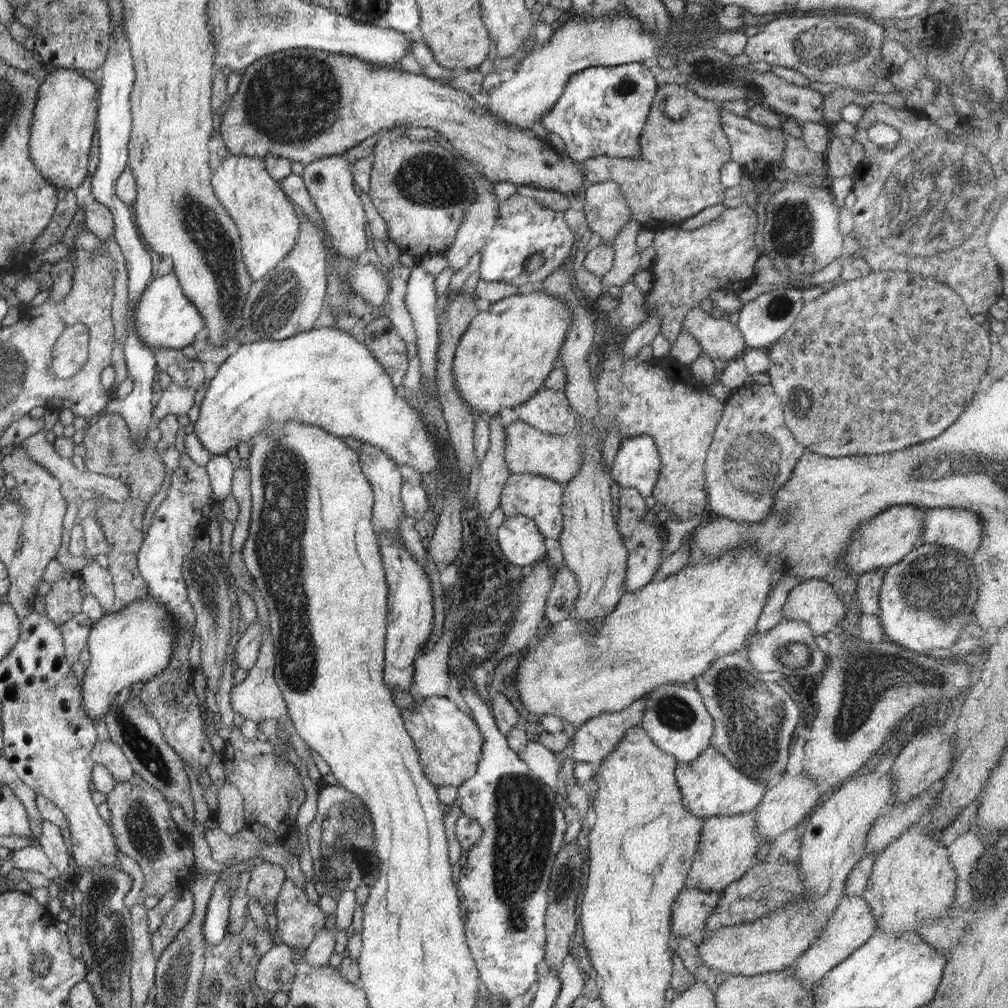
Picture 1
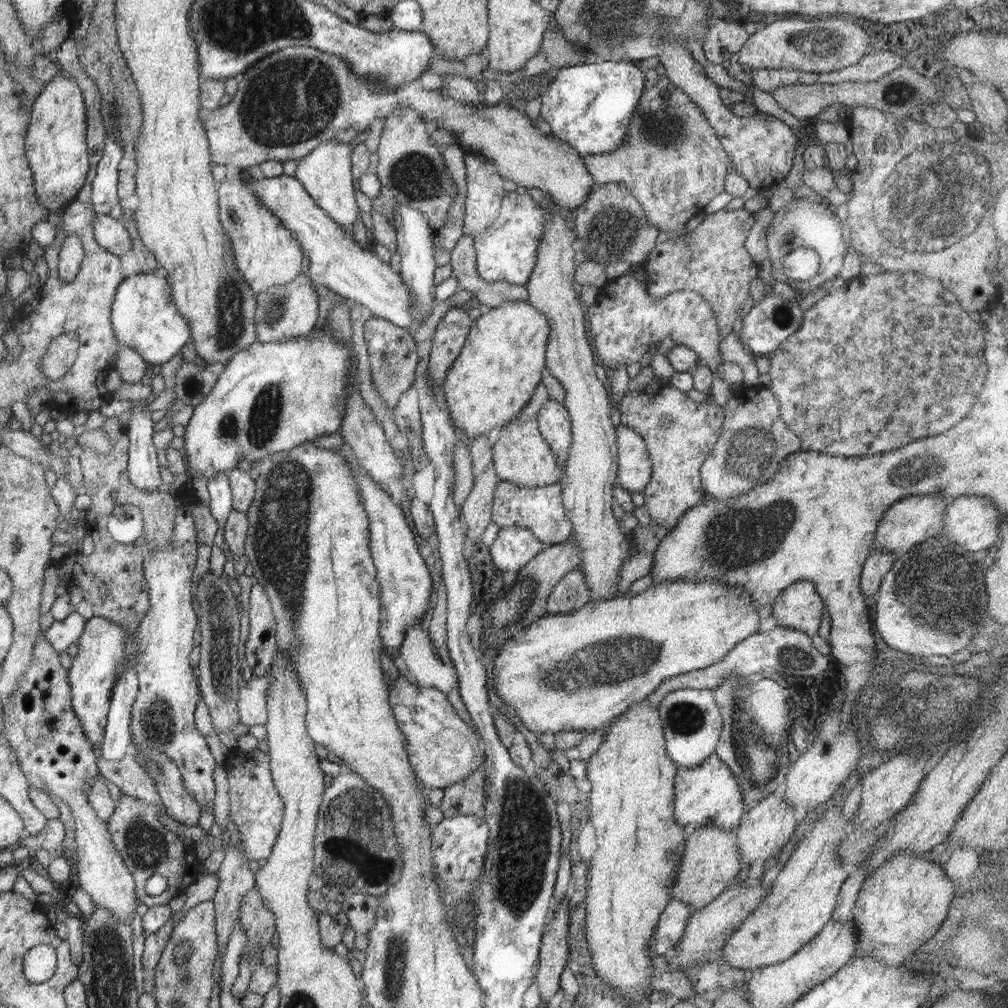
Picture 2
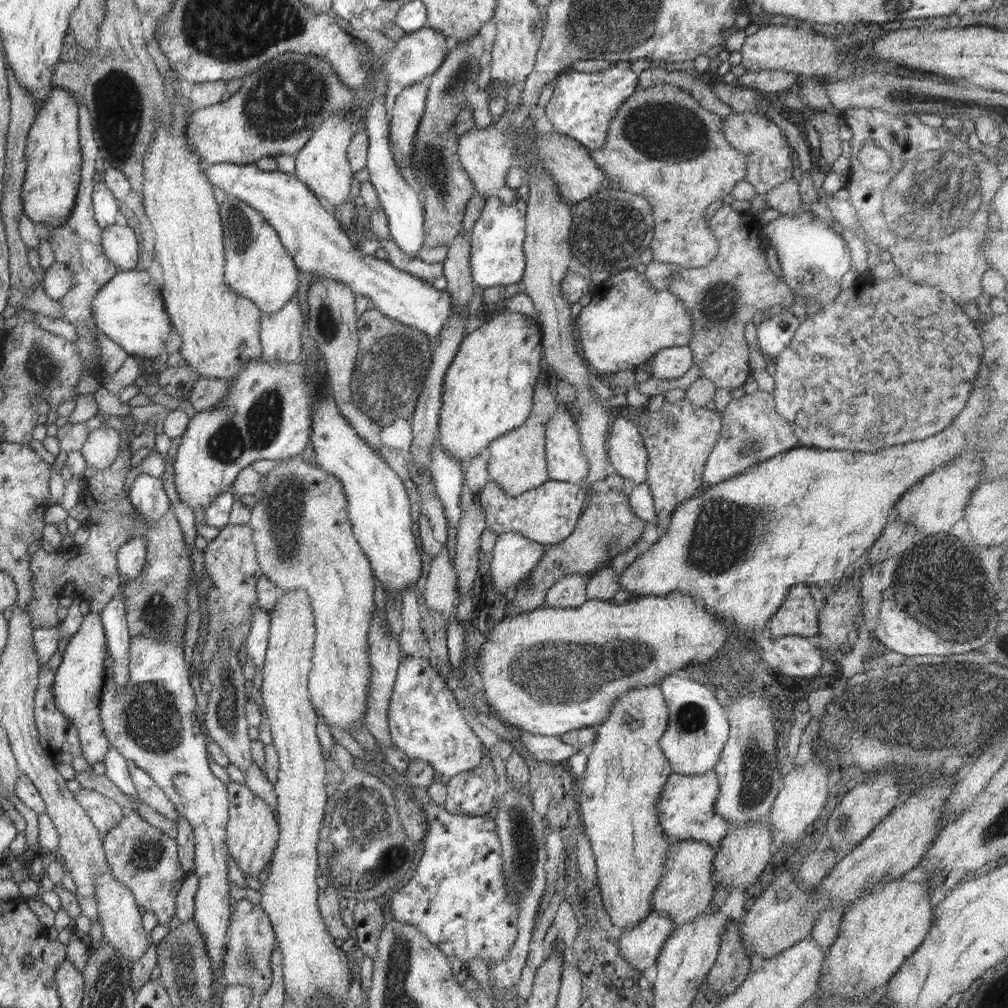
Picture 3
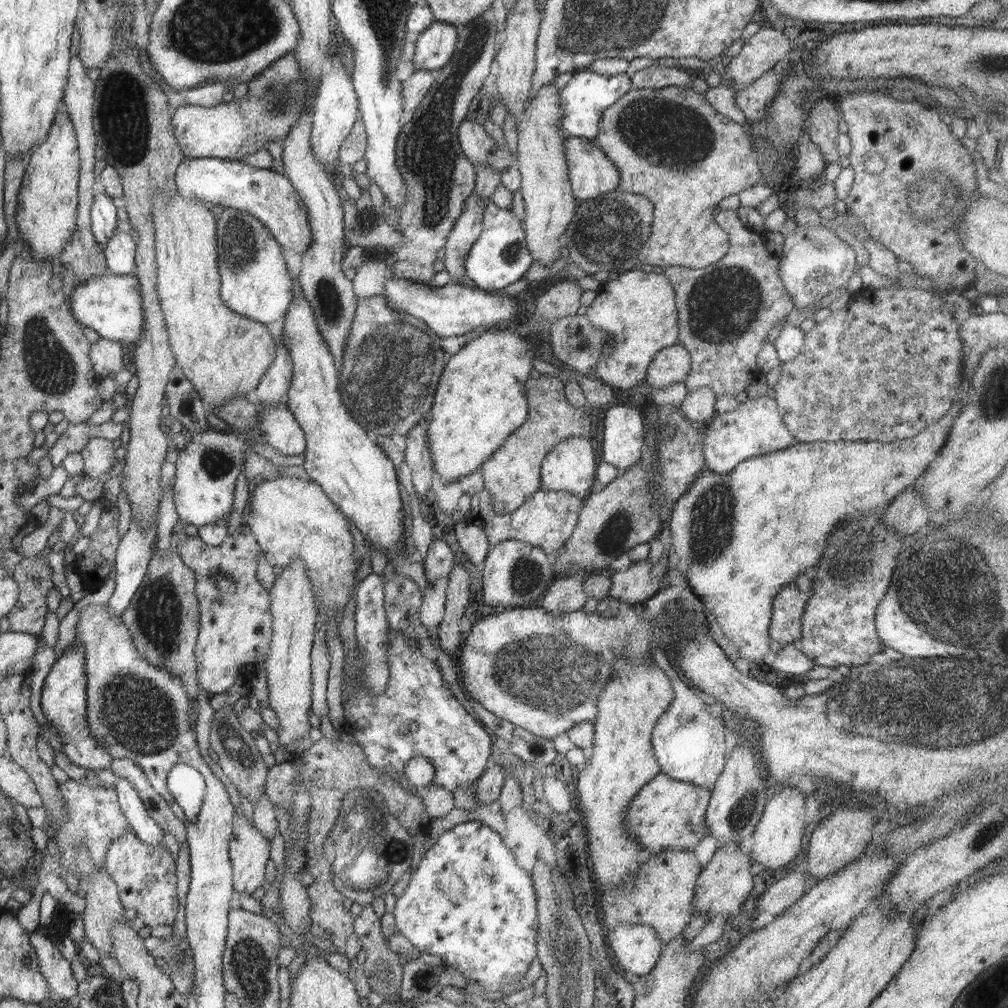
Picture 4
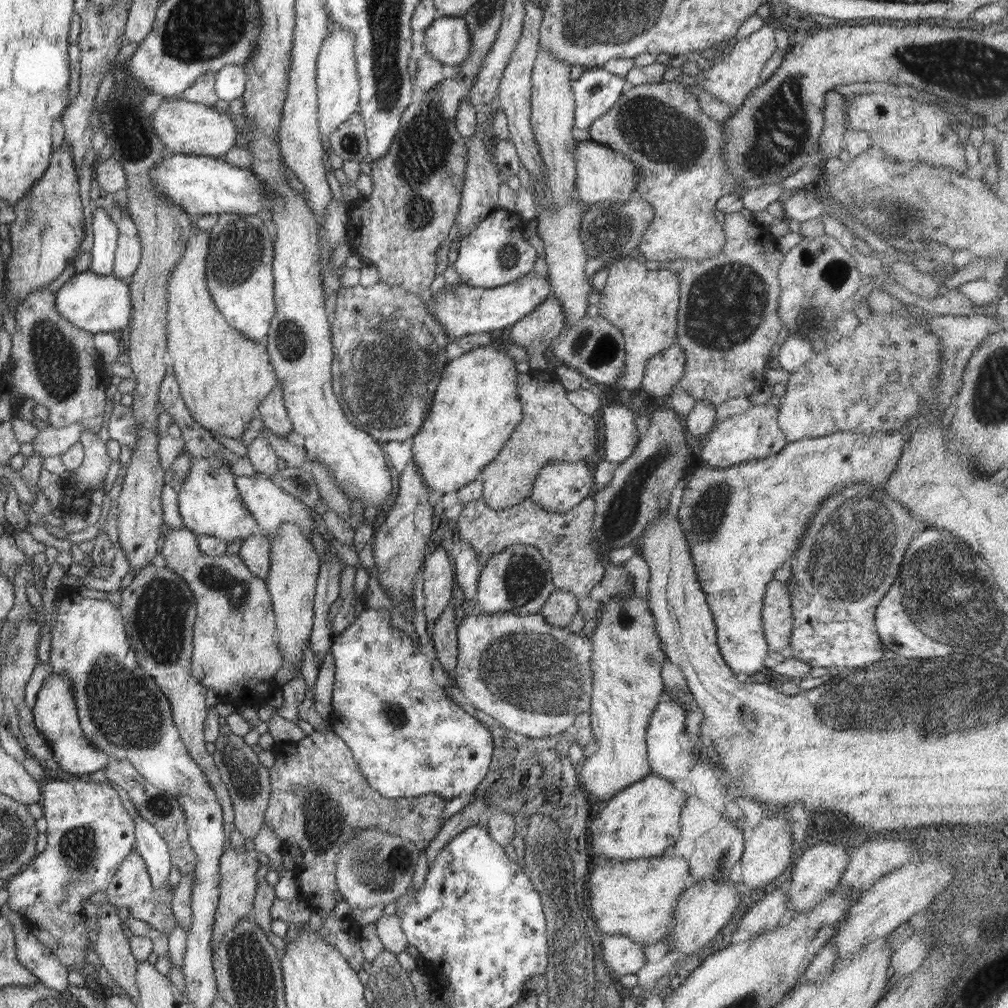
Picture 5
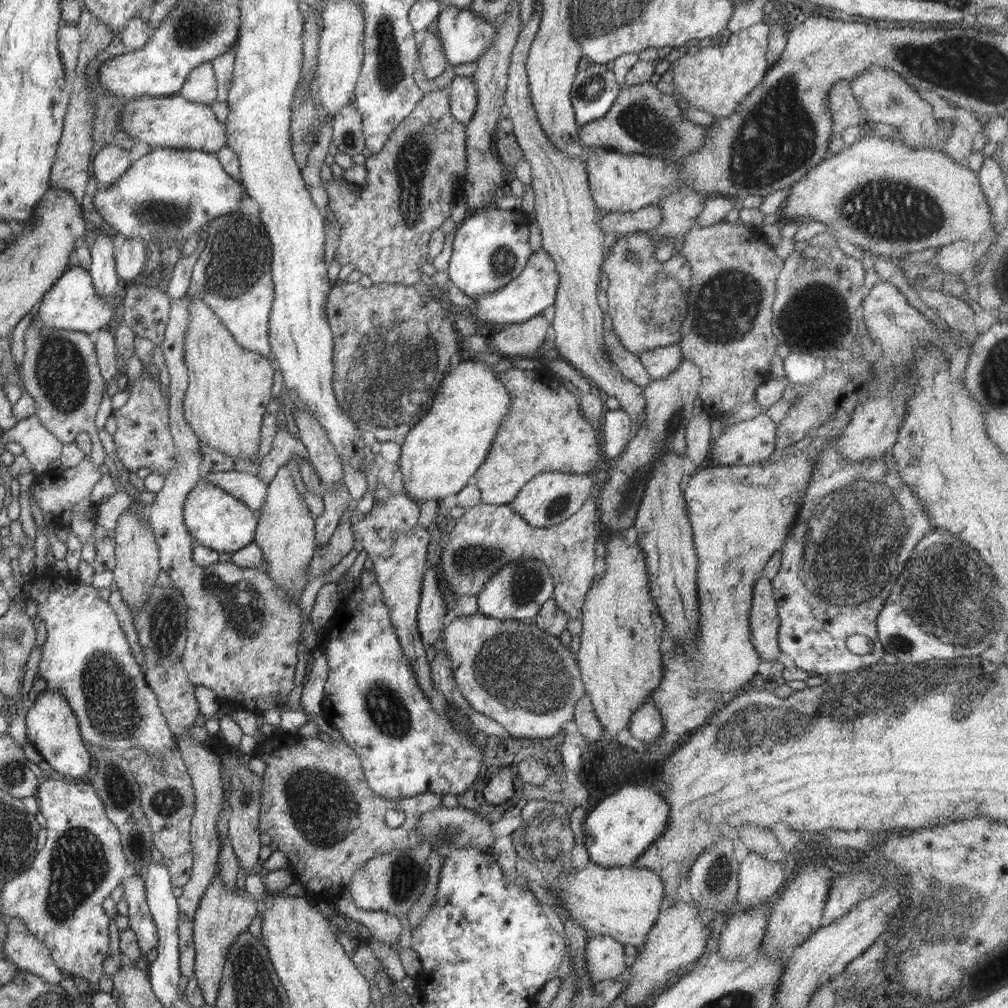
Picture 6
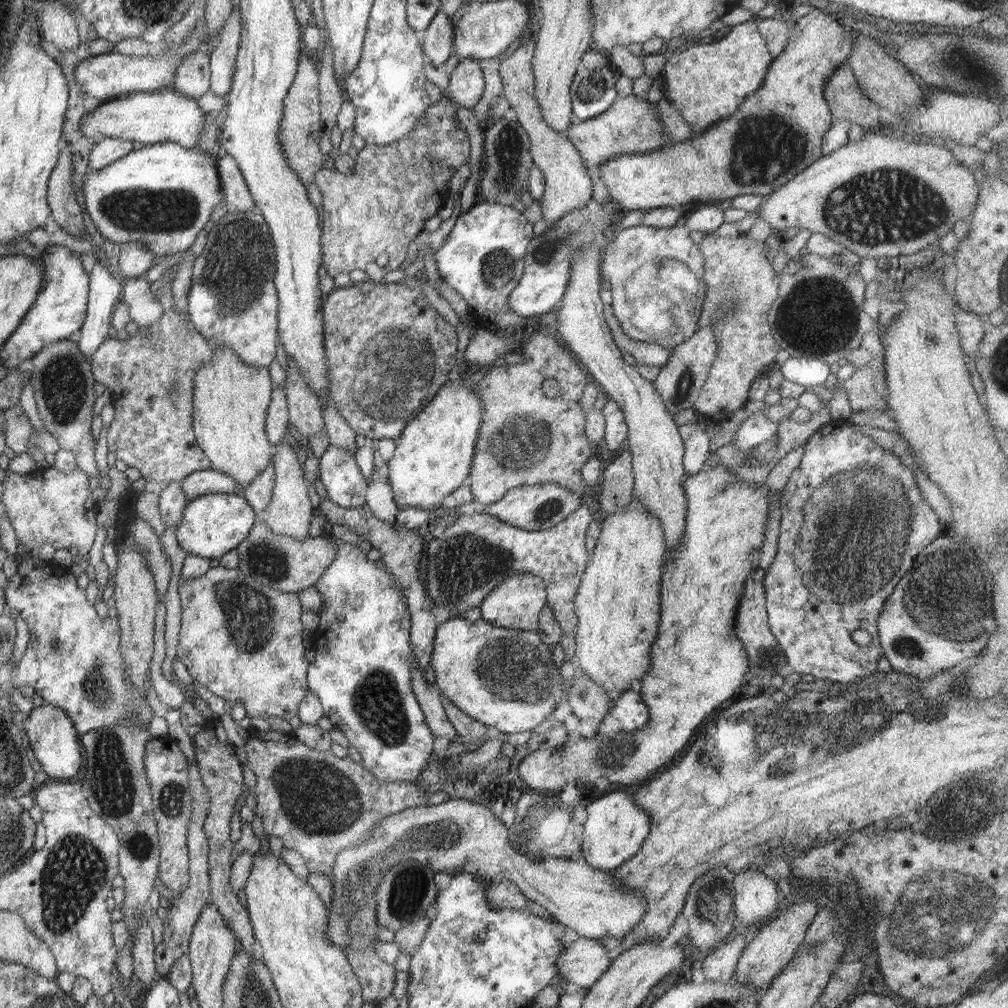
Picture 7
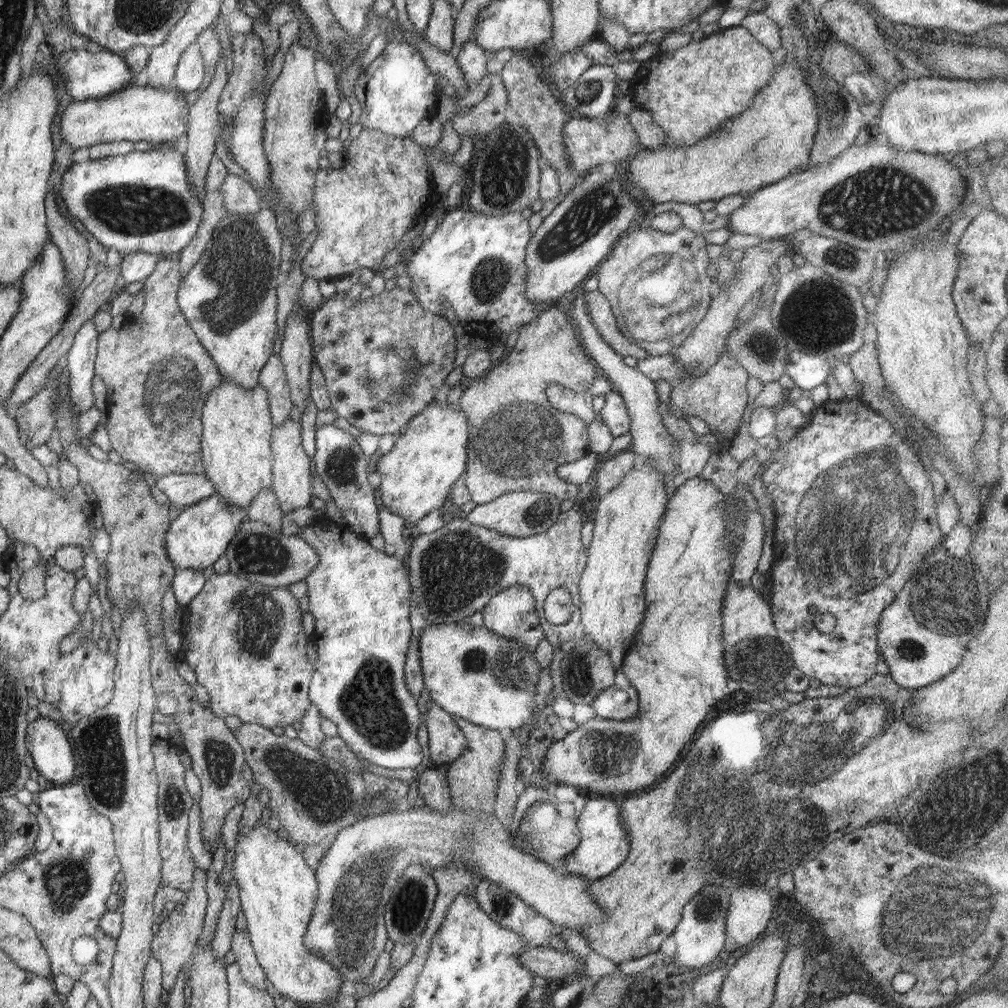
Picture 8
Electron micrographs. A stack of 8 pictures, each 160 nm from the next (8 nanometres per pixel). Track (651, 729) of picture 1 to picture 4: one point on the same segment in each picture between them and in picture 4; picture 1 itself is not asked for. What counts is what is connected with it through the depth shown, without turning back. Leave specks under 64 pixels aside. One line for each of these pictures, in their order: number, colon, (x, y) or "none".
2: (691, 720)
3: (698, 729)
4: (690, 745)

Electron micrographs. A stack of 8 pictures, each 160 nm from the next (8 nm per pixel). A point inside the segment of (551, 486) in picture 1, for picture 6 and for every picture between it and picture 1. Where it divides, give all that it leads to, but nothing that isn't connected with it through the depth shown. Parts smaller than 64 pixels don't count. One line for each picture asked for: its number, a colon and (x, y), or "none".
2: (540, 509)
3: (547, 514)
4: (547, 519)
5: (565, 540)
6: (487, 537)

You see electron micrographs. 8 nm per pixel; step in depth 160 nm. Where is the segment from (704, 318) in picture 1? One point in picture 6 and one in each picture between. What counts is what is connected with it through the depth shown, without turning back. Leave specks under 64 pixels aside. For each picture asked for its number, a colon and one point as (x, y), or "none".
2: (626, 322)
3: (627, 320)
4: (638, 310)
5: (642, 303)
6: (648, 299)

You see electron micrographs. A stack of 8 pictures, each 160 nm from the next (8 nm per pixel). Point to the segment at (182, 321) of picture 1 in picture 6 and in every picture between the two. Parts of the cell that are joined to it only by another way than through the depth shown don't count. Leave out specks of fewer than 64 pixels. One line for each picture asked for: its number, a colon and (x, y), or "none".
2: (144, 315)
3: (129, 309)
4: (112, 305)
5: (96, 303)
6: (72, 303)

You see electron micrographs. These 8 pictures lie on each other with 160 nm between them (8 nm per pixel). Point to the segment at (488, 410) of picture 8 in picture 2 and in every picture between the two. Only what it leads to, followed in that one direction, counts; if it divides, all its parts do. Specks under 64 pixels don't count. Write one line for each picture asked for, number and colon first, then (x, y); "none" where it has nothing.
2: (521, 456)
3: (516, 461)
4: (512, 474)
5: (552, 429)
6: (544, 430)
7: (525, 438)

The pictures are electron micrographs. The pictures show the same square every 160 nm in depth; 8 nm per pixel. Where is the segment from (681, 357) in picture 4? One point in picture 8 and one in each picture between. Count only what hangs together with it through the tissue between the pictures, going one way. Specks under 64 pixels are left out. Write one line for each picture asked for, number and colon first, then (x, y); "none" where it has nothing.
5: (663, 371)
6: (659, 362)
7: (645, 353)
8: (598, 307)

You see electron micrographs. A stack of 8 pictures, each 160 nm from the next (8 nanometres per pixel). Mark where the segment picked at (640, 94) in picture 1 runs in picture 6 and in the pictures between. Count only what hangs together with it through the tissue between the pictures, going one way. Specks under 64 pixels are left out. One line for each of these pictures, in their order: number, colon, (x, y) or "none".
2: (590, 106)
3: (582, 105)
4: (583, 101)
5: (596, 91)
6: (594, 91)

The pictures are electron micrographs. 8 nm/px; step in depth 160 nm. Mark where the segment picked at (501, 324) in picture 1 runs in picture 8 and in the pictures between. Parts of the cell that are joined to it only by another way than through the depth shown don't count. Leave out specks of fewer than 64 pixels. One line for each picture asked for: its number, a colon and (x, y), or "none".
2: (489, 384)
3: (487, 391)
4: (480, 400)
5: (476, 406)
6: (438, 455)
7: (434, 452)
8: (417, 473)

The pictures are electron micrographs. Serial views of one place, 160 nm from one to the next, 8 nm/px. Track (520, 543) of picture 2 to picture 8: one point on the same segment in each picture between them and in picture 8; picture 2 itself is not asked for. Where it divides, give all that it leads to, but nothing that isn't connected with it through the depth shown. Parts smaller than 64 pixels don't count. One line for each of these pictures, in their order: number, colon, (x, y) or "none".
3: (514, 556)
4: (515, 574)
5: (519, 581)
6: (517, 592)
7: (516, 603)
8: (512, 614)

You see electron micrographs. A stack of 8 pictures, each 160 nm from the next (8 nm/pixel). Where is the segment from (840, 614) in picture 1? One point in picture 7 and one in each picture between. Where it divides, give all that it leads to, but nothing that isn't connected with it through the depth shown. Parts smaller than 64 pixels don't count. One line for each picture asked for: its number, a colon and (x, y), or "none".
2: (799, 607)
3: (798, 616)
4: (789, 605)
5: (777, 621)
6: (764, 620)
7: (763, 651)

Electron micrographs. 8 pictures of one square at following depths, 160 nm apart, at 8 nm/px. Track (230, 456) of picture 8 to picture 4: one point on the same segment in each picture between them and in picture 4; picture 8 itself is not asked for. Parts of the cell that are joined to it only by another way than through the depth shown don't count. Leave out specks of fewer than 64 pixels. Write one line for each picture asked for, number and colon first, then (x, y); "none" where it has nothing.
4: (224, 355)
5: (223, 377)
6: (229, 387)
7: (231, 400)

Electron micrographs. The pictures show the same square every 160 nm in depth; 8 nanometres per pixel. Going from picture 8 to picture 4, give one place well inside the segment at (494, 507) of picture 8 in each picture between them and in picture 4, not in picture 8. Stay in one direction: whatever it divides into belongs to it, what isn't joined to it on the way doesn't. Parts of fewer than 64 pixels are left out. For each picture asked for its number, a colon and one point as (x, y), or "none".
4: (571, 465)
5: (560, 486)
6: (549, 498)
7: (538, 507)

